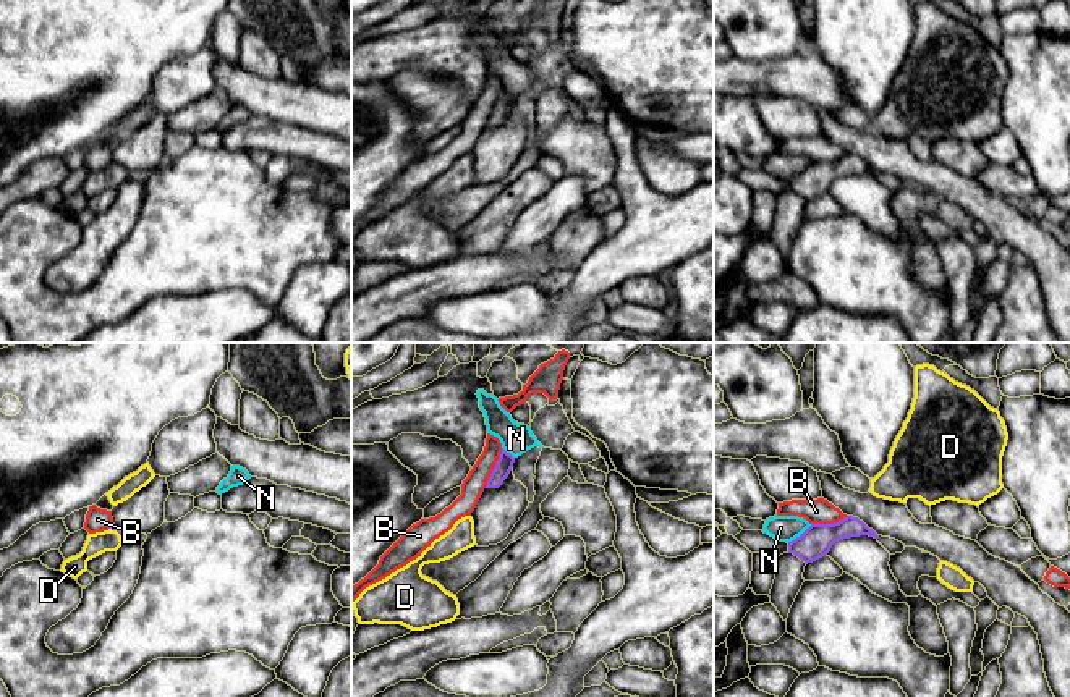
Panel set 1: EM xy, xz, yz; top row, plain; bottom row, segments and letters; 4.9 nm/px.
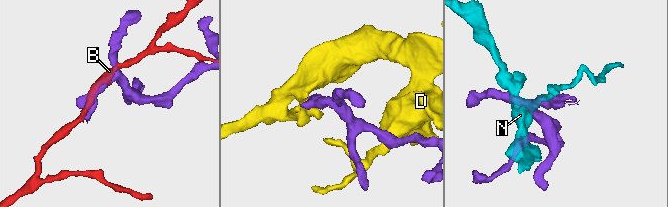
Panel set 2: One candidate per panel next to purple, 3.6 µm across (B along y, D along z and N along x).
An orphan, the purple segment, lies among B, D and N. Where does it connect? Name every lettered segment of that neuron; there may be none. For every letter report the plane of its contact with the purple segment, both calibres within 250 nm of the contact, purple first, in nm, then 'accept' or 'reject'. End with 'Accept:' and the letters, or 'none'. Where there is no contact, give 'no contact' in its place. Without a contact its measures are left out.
B: contact in xz; calibres 80 and 110 nm; reject
D: contact in xy; calibres 50 and 110 nm; accept
N: contact in yz; calibres 160 and 130 nm; reject
Accept: D

